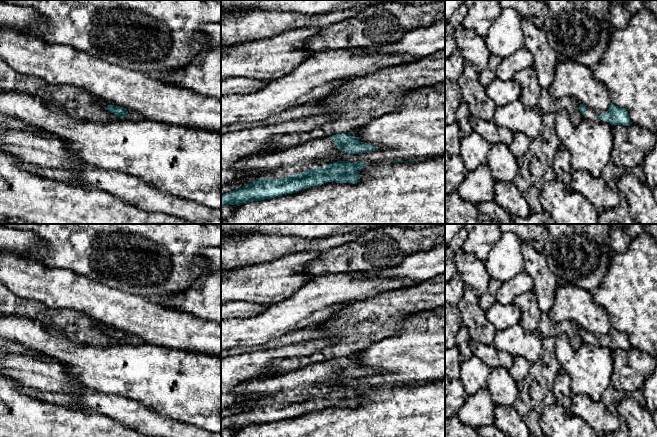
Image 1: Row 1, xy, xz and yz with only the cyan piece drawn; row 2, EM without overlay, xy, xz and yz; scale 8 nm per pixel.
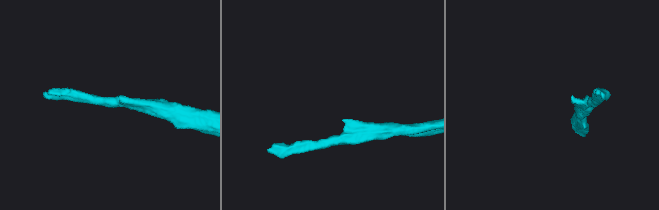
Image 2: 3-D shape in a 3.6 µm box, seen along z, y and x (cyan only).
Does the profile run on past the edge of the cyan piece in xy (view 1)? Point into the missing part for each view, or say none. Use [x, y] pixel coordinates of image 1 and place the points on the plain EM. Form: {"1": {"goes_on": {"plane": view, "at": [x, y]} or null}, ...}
{"1": {"goes_on": null}}

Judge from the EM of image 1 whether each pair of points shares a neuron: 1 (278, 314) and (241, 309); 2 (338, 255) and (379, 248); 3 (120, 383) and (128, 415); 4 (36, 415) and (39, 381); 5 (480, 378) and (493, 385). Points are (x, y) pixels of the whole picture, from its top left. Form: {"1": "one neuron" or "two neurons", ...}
{"1": "two neurons", "2": "one neuron", "3": "two neurons", "4": "two neurons", "5": "two neurons"}

